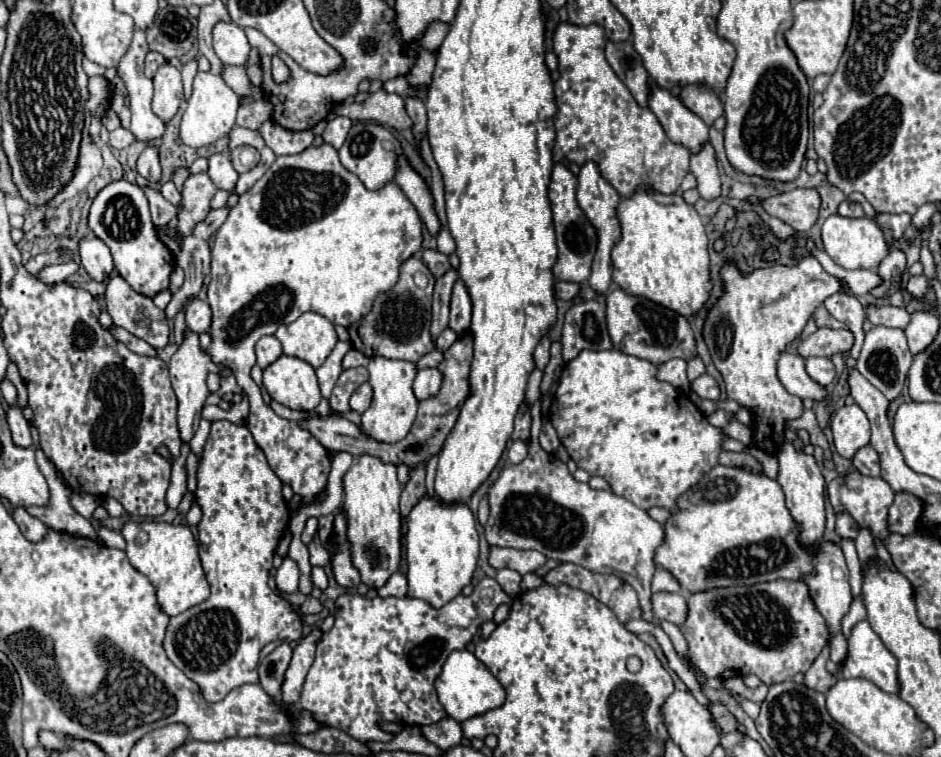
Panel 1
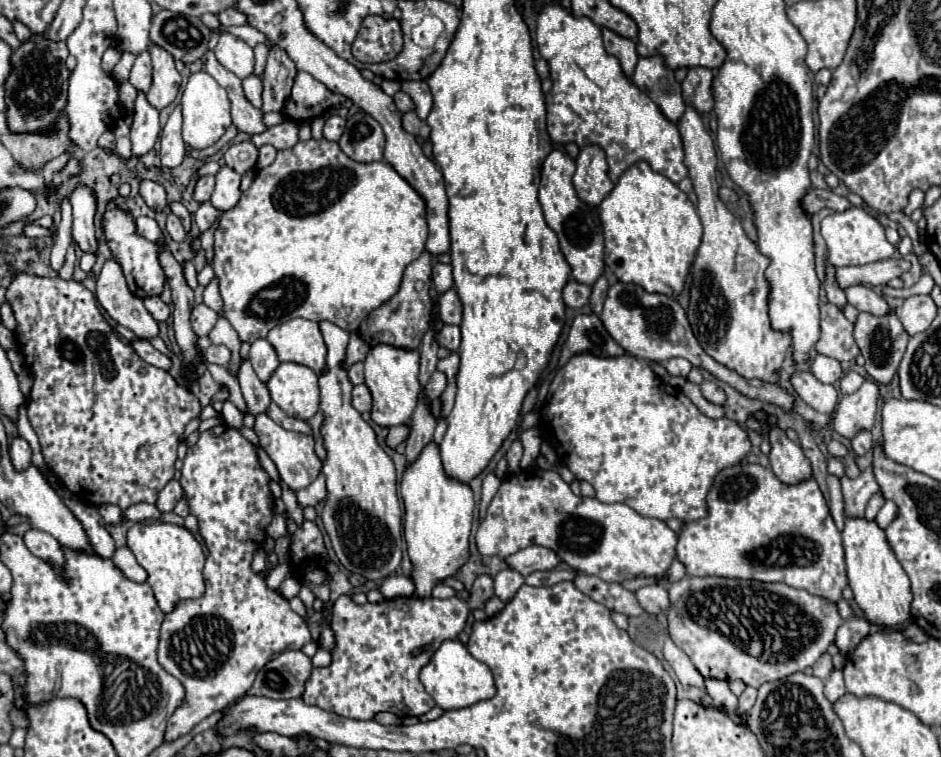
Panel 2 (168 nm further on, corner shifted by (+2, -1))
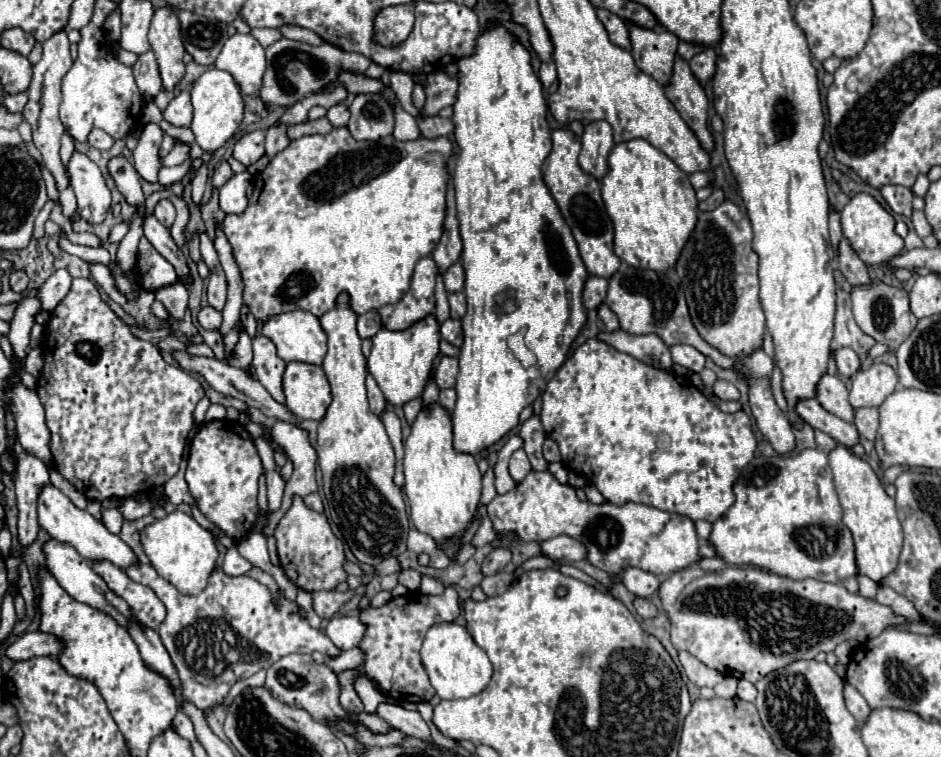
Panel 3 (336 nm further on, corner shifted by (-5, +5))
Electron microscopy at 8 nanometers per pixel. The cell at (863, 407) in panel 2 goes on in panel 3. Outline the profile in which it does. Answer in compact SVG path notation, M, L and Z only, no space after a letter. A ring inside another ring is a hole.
M872 364L860 370L850 388L850 404L858 408L878 408L898 384L896 372L888 364Z

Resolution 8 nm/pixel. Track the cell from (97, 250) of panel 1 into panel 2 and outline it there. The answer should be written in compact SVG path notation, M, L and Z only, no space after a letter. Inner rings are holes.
M77 186L71 192L71 206L73 206L73 240L81 246L83 252L97 252L97 238L95 238L95 212L97 200L95 192L89 186Z

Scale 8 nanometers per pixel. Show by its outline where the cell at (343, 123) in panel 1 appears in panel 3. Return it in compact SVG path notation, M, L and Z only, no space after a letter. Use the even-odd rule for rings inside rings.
M336 104L336 106L332 106L332 108L328 110L328 116L326 116L326 118L330 120L330 124L332 124L334 128L342 128L342 126L348 126L350 110L348 110L344 104Z

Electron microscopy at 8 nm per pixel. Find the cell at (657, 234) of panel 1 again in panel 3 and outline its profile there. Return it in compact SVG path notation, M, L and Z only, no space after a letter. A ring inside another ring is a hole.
M630 140L616 144L608 156L610 172L602 180L602 200L608 216L614 224L614 252L620 260L632 268L648 268L660 274L672 270L684 250L684 244L694 232L698 220L698 200L696 192L684 174L664 152L648 144L646 140Z

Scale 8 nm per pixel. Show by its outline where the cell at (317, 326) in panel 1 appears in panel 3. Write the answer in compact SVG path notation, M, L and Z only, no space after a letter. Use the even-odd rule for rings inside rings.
M286 312L280 316L274 316L272 320L268 320L268 324L262 324L260 332L264 336L268 336L276 348L278 348L278 356L284 362L308 362L308 364L322 364L324 356L326 356L326 332L320 326L320 320L312 314L312 312Z

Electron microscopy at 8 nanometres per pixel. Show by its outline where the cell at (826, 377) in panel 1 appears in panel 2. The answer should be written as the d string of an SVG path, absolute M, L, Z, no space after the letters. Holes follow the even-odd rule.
M817 354L811 362L811 372L817 380L821 380L823 384L835 384L837 380L843 378L843 368L841 362L829 358L829 356L821 356Z

